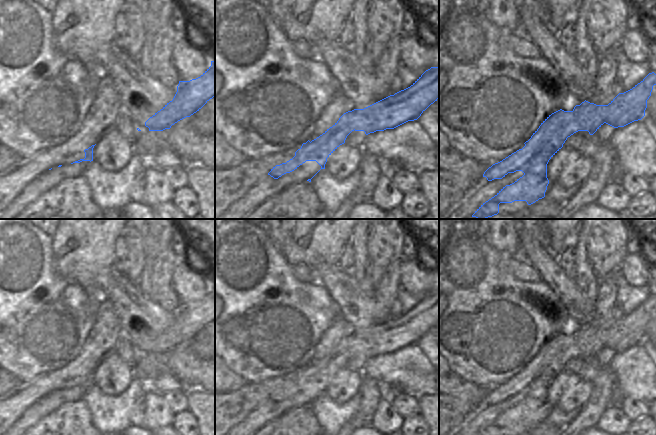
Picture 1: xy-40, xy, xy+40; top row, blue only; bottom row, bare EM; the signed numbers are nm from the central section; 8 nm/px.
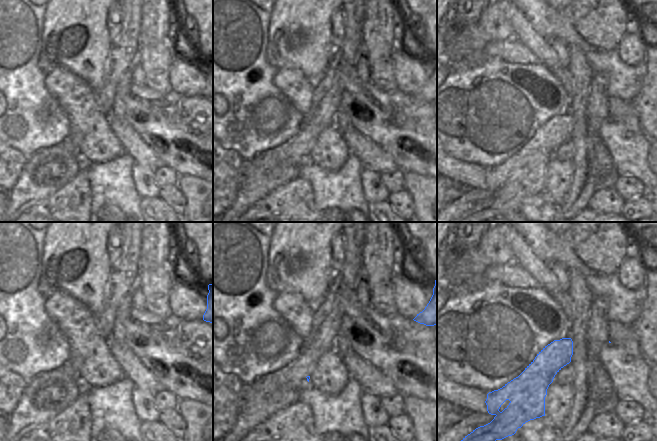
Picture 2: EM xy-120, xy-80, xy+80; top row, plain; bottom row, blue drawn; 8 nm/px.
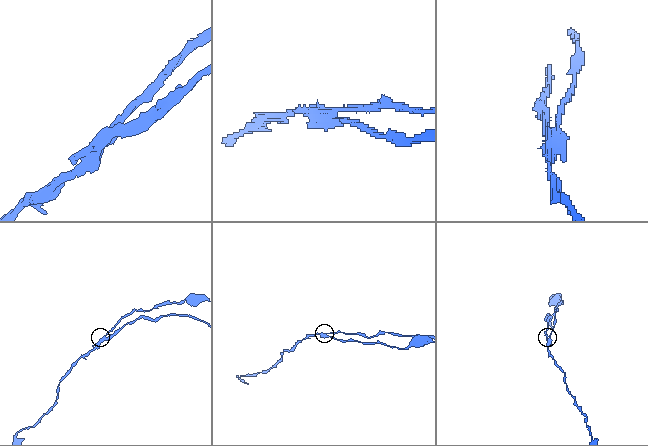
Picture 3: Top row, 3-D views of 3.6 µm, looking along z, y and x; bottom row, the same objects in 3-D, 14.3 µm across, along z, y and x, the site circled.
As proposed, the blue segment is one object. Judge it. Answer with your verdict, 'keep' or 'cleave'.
cleave

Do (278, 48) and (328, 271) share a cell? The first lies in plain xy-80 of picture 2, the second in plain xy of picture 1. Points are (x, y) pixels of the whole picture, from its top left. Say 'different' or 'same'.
different

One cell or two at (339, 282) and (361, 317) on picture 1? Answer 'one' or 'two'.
one

